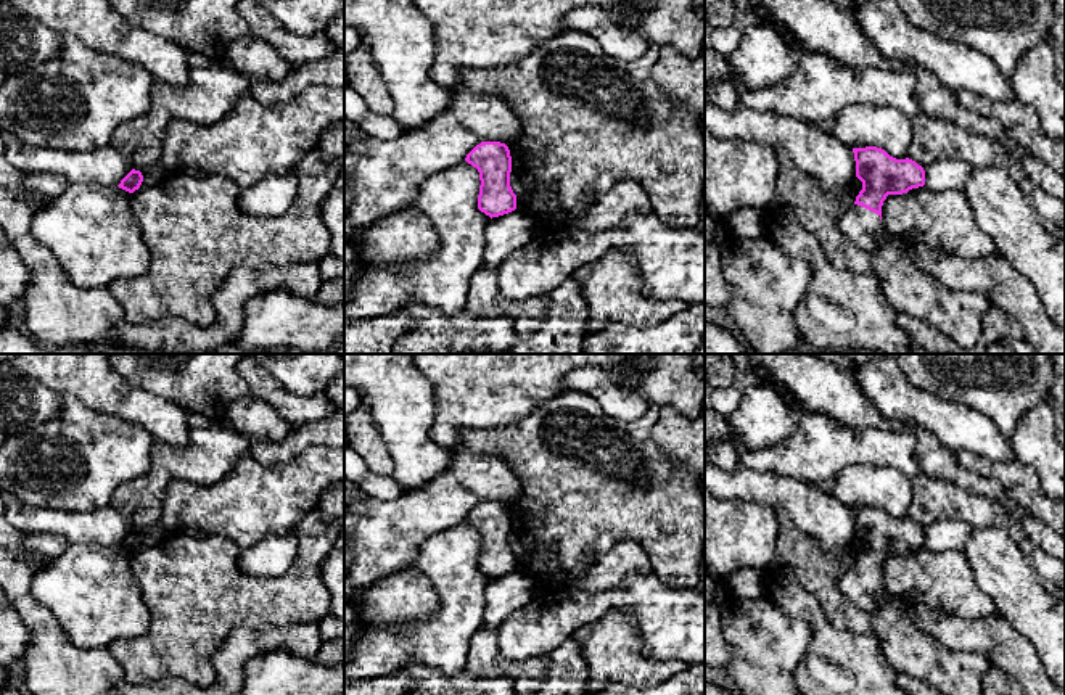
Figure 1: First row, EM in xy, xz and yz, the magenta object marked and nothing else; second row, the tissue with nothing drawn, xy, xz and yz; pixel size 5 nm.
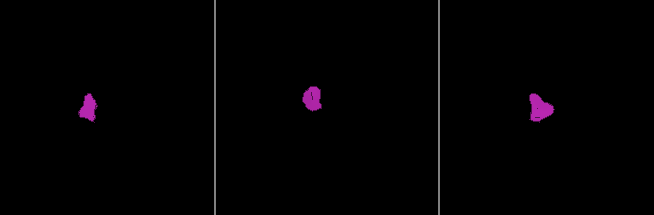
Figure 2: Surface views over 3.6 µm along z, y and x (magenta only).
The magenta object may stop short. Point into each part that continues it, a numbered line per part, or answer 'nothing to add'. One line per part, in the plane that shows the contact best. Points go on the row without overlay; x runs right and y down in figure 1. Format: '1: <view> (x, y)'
1: yz (859, 584)

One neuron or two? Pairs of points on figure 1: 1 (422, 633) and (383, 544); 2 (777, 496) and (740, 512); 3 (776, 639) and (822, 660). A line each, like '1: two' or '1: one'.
1: two
2: two
3: two

